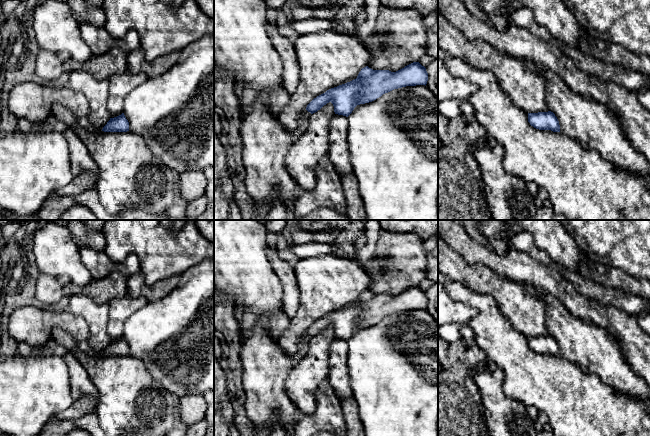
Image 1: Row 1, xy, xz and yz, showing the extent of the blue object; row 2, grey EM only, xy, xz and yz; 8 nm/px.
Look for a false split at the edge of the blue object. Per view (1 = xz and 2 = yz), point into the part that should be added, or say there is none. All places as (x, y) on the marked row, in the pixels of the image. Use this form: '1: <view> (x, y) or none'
1: xz (266, 142)
2: none

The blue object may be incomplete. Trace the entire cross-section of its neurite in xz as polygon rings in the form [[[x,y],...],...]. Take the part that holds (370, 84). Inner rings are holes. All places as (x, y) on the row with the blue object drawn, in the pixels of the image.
[[[413,62],[396,72],[373,70],[366,66],[361,69],[356,79],[331,88],[314,98],[299,115],[298,126],[292,132],[272,116],[268,106],[264,105],[260,99],[254,101],[250,112],[245,112],[239,103],[237,115],[242,139],[242,164],[246,173],[244,182],[250,196],[259,204],[269,204],[278,200],[287,206],[288,202],[292,204],[295,202],[301,189],[287,171],[285,158],[294,143],[308,128],[310,116],[327,103],[333,104],[335,114],[348,117],[357,105],[372,102],[394,89],[416,85],[426,86],[427,81],[426,68],[419,62]]]

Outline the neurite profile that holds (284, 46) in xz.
[[[266,21],[267,33],[276,51],[279,53],[283,65],[283,86],[289,95],[296,90],[300,77],[300,67],[294,43],[278,31],[277,25]]]

